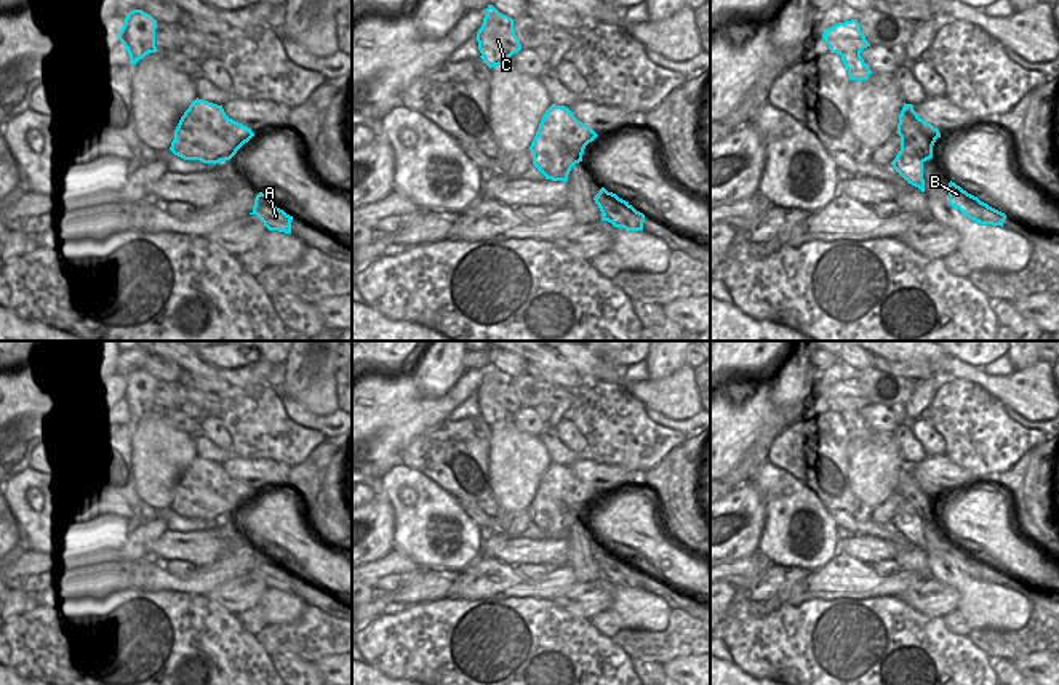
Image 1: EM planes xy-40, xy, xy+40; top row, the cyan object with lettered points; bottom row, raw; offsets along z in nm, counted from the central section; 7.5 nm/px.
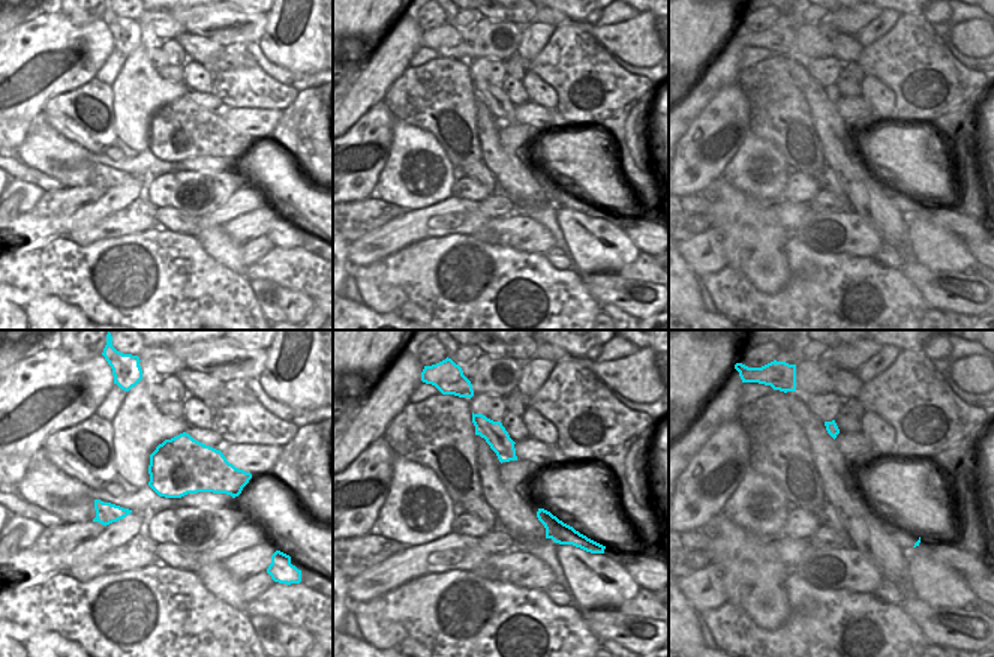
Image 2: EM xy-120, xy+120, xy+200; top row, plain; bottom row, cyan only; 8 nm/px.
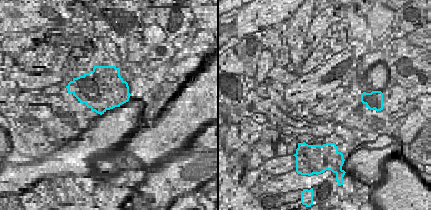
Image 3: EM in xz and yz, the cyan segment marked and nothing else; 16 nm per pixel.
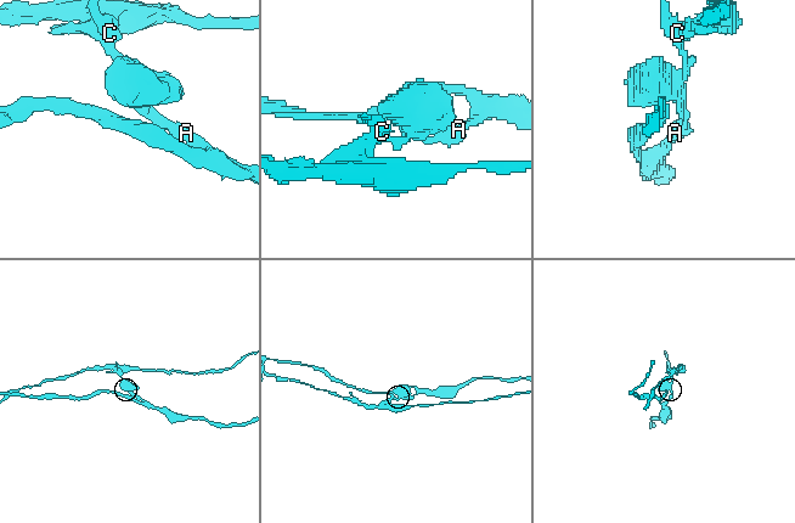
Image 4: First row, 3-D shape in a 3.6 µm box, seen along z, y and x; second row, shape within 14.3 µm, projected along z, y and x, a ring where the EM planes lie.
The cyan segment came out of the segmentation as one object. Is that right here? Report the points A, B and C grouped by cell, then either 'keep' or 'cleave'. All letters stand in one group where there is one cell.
A B / C; cleave

